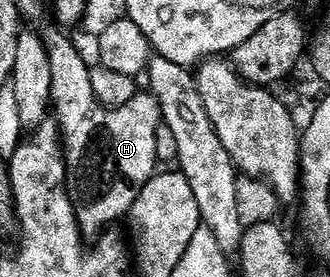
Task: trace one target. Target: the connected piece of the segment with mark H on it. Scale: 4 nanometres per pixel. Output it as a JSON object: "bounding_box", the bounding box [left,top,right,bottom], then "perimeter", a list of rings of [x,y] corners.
{"bounding_box":[39,23,162,239],"perimeter":[[[56,23],[39,29],[42,43],[51,65],[51,109],[55,114],[57,128],[61,130],[61,144],[65,151],[65,176],[69,186],[69,197],[77,212],[77,226],[86,238],[93,239],[106,232],[117,220],[124,218],[133,208],[135,199],[147,187],[147,183],[159,169],[155,139],[157,128],[162,125],[161,104],[148,91],[139,91],[131,103],[118,109],[109,109],[95,99],[91,88],[91,65],[85,62],[77,45],[68,37],[66,30]]]}

